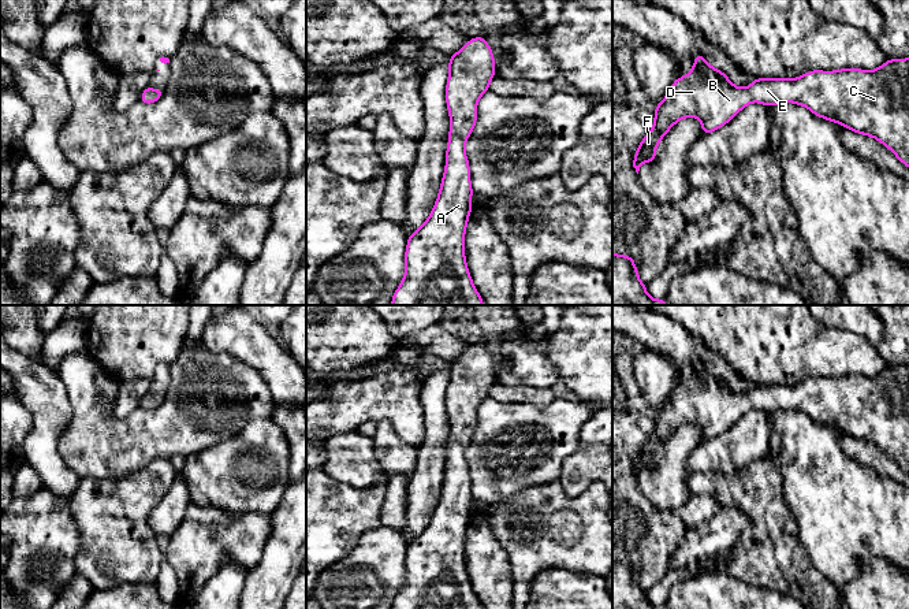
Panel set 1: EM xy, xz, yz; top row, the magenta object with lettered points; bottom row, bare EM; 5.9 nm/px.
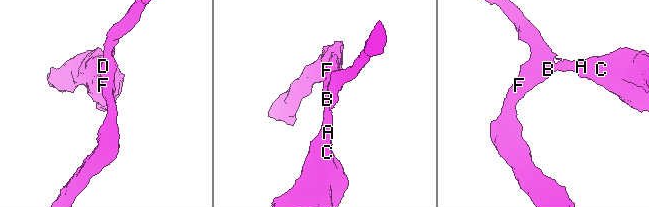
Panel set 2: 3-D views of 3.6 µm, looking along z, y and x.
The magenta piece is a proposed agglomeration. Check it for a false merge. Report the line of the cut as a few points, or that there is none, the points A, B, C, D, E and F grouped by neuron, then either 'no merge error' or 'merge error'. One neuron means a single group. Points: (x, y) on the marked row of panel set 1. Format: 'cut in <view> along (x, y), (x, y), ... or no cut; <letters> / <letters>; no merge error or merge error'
no cut; A B C D E F; no merge error

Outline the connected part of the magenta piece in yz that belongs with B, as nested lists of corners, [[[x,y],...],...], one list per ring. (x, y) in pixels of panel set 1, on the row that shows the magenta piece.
[[[703,53],[694,57],[692,71],[677,78],[667,96],[656,105],[655,122],[636,151],[633,167],[638,174],[645,161],[653,163],[656,148],[667,131],[683,118],[698,118],[704,134],[714,133],[730,122],[750,103],[772,107],[794,103],[806,107],[817,118],[839,123],[854,133],[873,137],[909,167],[909,57],[888,59],[883,66],[867,71],[842,68],[813,70],[794,79],[756,78],[748,88],[735,86],[722,70],[709,66]]]

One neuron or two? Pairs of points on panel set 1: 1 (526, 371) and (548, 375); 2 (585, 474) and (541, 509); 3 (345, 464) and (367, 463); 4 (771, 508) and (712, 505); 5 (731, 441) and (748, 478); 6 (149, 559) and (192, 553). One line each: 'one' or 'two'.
1: one
2: two
3: one
4: two
5: two
6: two

